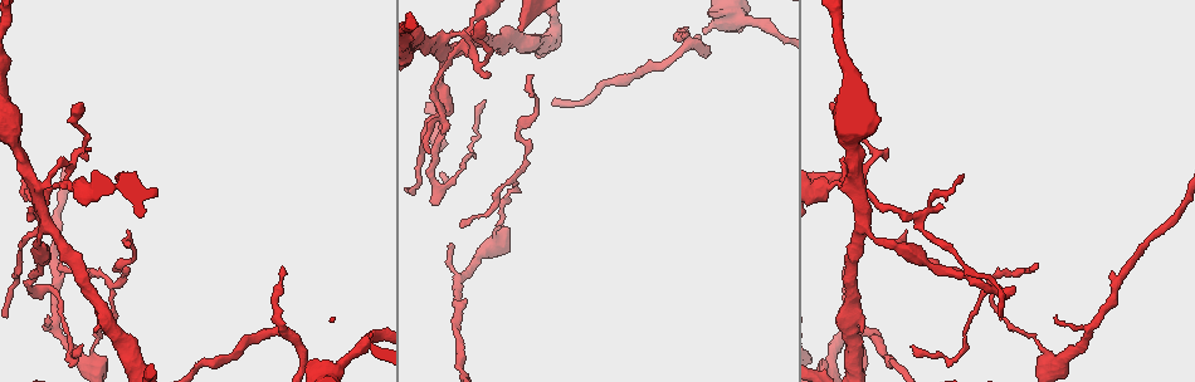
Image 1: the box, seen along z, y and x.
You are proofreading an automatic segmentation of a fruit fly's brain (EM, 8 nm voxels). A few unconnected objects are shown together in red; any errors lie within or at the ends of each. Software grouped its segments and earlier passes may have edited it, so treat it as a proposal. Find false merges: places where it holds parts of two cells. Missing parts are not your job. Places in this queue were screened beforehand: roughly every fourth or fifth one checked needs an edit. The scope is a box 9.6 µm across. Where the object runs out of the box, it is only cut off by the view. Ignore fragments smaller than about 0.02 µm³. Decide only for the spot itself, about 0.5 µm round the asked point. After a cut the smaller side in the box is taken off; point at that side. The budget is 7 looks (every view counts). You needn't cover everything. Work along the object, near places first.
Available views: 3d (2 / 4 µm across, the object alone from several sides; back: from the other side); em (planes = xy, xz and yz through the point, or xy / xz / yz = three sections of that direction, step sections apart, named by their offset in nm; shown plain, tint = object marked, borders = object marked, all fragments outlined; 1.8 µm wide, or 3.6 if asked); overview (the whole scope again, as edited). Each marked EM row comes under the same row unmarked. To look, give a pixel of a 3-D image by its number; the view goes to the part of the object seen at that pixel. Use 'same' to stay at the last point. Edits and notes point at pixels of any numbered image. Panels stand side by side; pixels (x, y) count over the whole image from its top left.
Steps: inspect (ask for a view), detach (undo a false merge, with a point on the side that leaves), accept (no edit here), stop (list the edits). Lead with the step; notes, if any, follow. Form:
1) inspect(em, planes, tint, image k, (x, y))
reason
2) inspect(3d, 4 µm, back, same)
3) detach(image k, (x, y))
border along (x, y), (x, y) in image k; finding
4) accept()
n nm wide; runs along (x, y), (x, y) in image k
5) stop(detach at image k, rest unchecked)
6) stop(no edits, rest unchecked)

inspect(em, 3.6 µm, yz, step 4, tint, image 1, (76, 120))
calibre changes

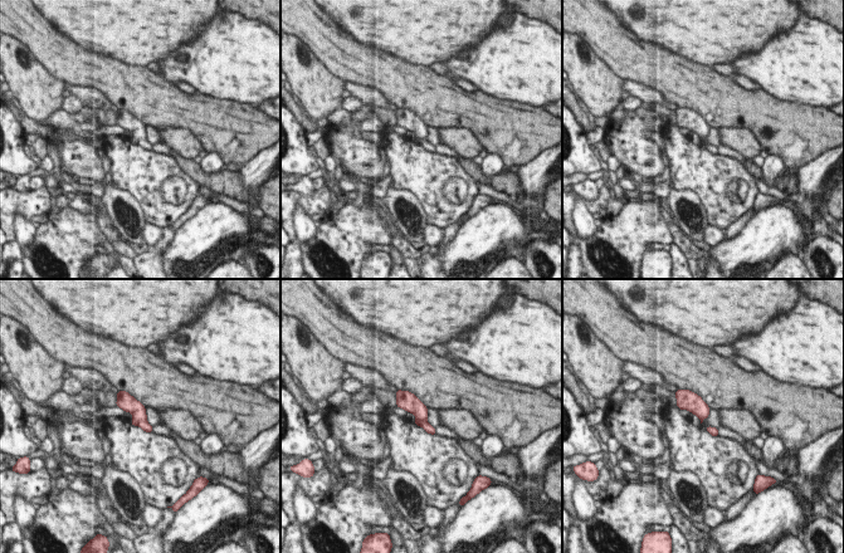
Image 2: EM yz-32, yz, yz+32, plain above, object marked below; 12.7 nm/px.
inspect(em, 3.6 µm, planes, borders, same)
cut it another way

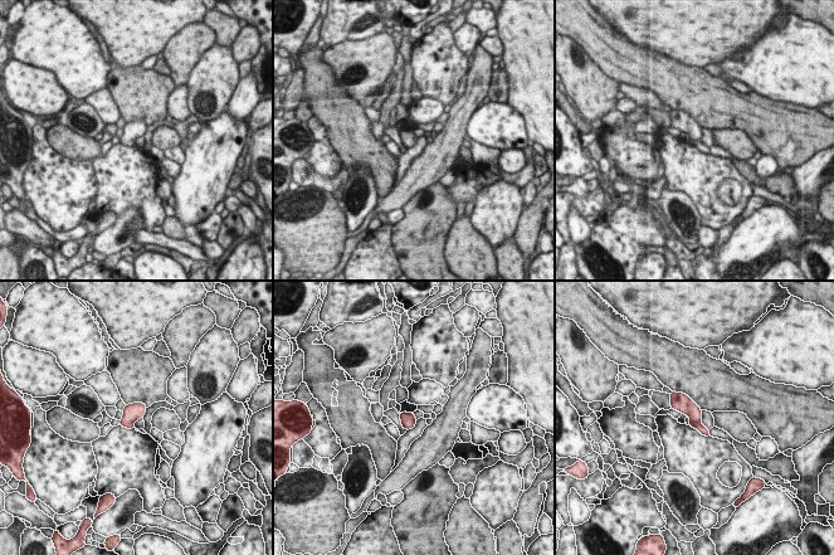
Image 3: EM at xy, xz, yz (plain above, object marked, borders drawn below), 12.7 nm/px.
accept()
one cell here

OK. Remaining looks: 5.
inspect(3d, 4 µm, image 1, (441, 47))
abrupt turn

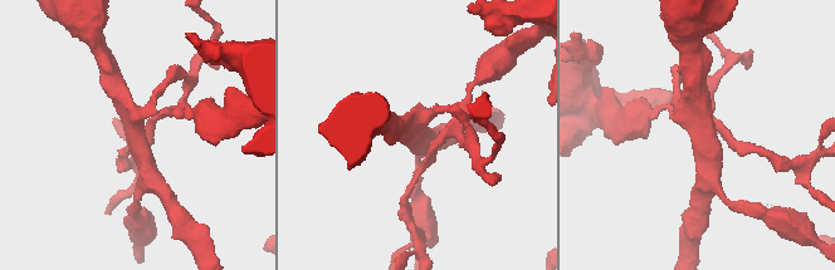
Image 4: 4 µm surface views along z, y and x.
inspect(em, xz, step 16, tint, image 4, (698, 128))
now the EM

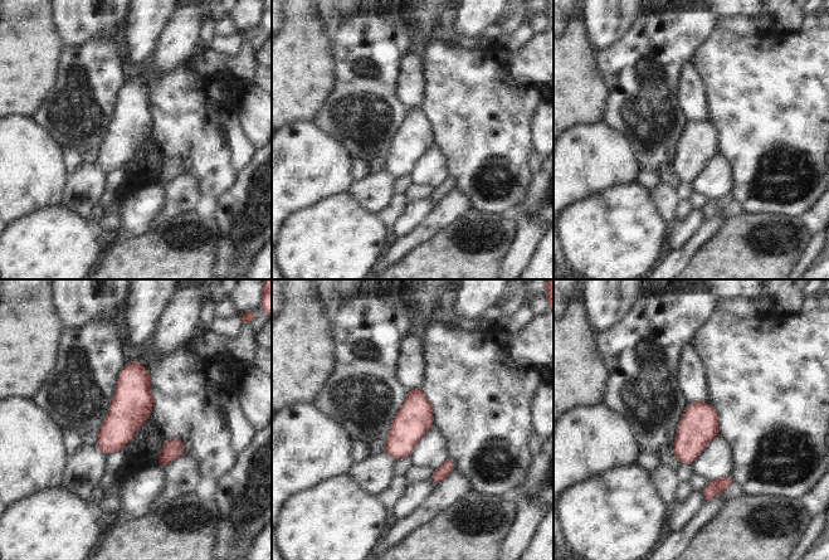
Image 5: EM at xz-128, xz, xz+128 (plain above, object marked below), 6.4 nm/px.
accept()
220 nm wide; all the same cell

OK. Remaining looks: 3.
inspect(3d, 4 µm, image 1, (687, 44))
abrupt turn

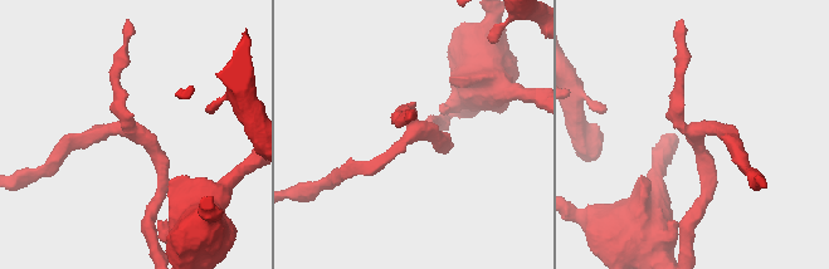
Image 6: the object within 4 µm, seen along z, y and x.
inspect(em, planes, tint, image 6, (133, 133))

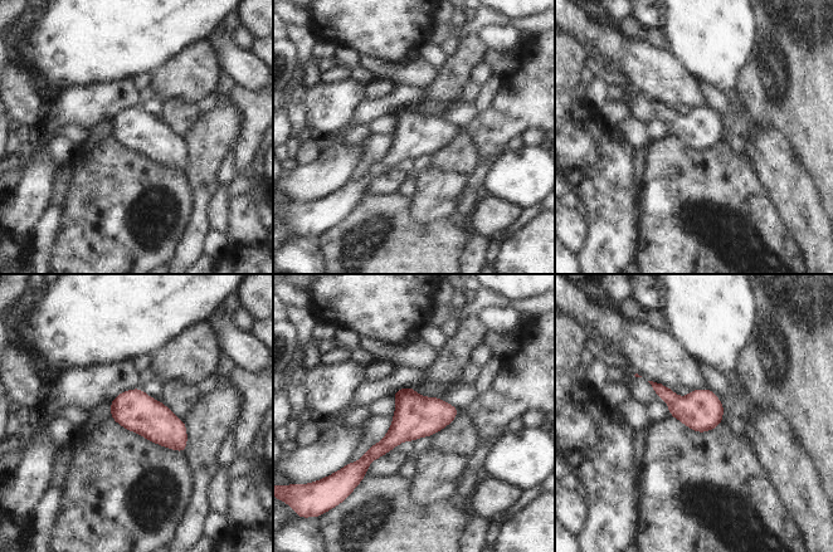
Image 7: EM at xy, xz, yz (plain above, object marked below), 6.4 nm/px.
accept()
3 arms; runs along (454, 411), (415, 416), (357, 464) in image 7; all the same cell

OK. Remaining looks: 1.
stop(no edits, rest unchecked)

